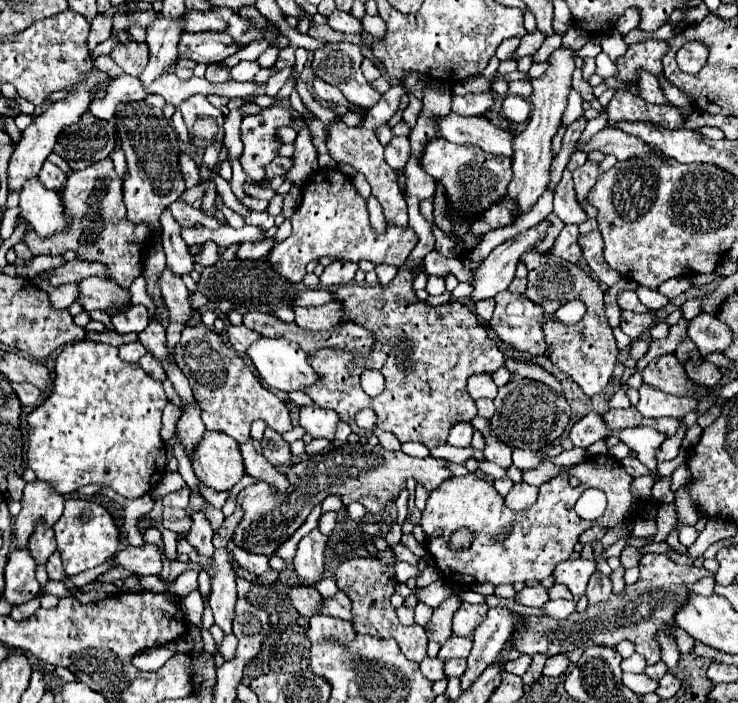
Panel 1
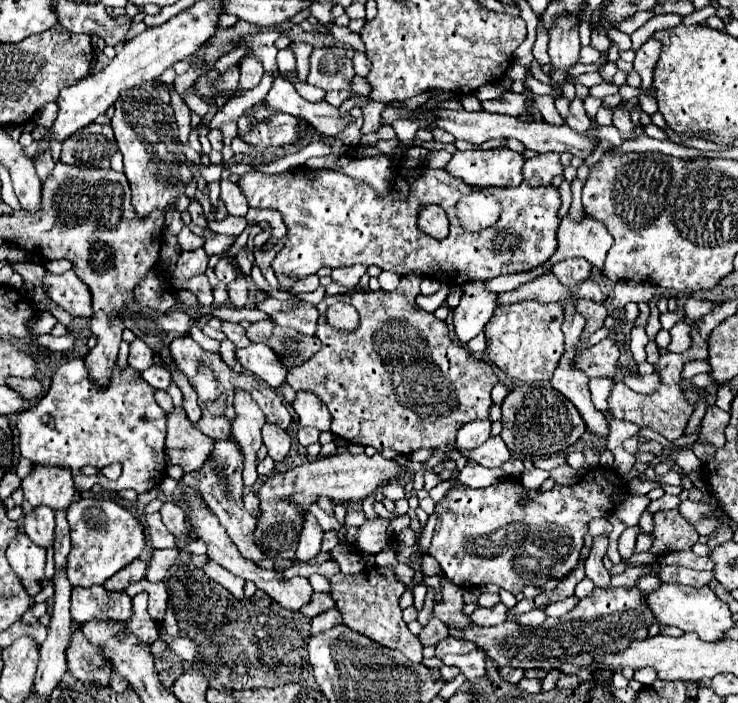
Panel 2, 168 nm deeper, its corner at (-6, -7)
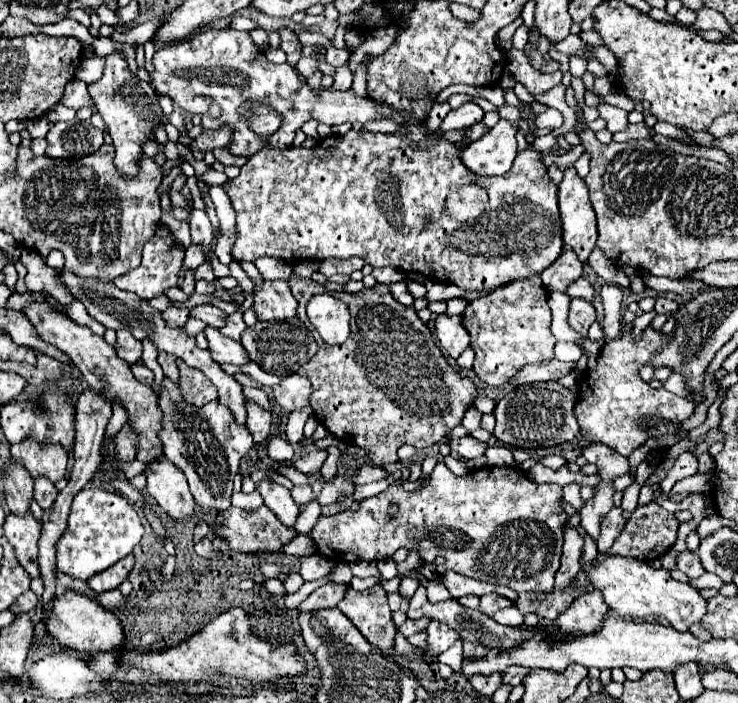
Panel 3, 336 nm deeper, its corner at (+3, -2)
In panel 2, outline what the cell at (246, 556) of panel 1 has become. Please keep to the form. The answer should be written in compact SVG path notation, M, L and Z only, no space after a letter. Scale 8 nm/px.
M217 440L211 462L205 462L199 470L181 476L179 482L181 482L181 486L197 486L199 488L203 500L209 504L209 508L213 510L213 514L219 518L219 522L223 524L223 528L227 530L229 538L235 542L235 546L239 548L239 552L247 560L251 560L251 562L257 564L265 556L261 554L261 550L255 546L255 540L253 540L253 532L255 532L257 520L243 508L241 468L243 468L243 456L239 452L237 442L233 442L233 440Z

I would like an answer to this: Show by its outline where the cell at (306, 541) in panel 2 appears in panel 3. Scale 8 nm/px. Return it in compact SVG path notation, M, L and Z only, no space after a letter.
M262 479L256 483L256 491L262 495L266 507L270 507L270 511L274 511L274 515L288 527L294 527L300 509L294 503L290 491L282 485L278 485L272 479Z

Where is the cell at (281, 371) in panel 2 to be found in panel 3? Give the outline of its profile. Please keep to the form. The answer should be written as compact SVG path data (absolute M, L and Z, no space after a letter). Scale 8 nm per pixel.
M206 327L204 329L206 341L208 341L208 351L212 355L212 359L216 363L232 363L232 365L244 365L250 361L248 353L244 351L242 343L232 341L228 337L224 337L216 327Z

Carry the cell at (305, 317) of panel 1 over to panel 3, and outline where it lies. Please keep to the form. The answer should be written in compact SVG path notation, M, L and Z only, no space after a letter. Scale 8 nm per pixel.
M262 281L254 289L254 313L260 321L292 319L296 315L298 301L292 297L286 281Z

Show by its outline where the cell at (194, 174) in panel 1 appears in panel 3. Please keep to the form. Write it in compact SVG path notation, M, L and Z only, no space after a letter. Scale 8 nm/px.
M192 209L188 223L190 223L190 233L192 233L192 243L204 249L206 263L210 263L210 245L214 241L214 231L212 231L208 215L200 209Z

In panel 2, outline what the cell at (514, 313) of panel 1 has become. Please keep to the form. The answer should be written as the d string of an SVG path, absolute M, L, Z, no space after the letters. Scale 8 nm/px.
M535 300L501 304L485 326L489 360L507 376L521 382L551 380L563 354L563 308L561 304L539 304Z

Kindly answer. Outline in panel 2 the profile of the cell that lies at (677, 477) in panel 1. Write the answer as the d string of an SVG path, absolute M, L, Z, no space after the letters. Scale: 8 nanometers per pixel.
M683 450L677 454L677 466L685 472L685 476L689 476L691 472L697 472L701 468L701 460L691 450Z

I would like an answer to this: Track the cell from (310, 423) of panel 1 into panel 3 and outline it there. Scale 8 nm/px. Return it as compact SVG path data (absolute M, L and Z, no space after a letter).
M288 375L272 391L274 391L274 399L282 405L282 409L286 409L290 413L290 411L302 409L310 403L312 385L310 385L310 381L306 381L300 375Z

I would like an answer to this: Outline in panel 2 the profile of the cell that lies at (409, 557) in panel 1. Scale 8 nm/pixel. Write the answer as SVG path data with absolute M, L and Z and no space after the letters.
M371 566L359 574L335 574L331 578L331 596L343 616L343 624L387 648L399 650L411 662L423 662L423 646L419 636L411 634L401 618L399 598L405 592L405 584L387 566Z

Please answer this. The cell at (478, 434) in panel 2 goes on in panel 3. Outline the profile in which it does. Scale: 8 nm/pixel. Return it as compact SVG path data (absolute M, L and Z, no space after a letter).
M470 409L466 415L464 415L464 419L462 419L462 425L468 429L468 431L474 431L474 429L478 429L480 427L480 419L482 419L482 413L478 411L478 409Z

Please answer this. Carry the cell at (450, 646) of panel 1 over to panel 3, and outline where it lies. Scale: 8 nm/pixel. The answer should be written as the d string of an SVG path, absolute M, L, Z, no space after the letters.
M430 621L428 625L428 655L436 657L440 655L442 651L446 651L454 641L458 639L458 633L454 629L450 629L448 625L444 623L438 623L438 621Z

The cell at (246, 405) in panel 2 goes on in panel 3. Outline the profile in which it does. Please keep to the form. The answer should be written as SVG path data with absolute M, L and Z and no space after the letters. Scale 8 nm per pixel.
M56 269L58 275L62 275L62 283L66 283L66 289L74 295L74 299L82 301L86 311L98 321L102 323L106 329L128 329L136 339L152 339L152 343L156 343L158 351L166 351L166 353L172 353L176 355L178 359L182 359L186 365L190 367L196 367L200 369L218 389L218 401L228 405L236 417L238 423L246 423L246 405L244 405L244 395L242 395L242 385L232 377L232 375L226 375L218 363L212 361L210 353L208 351L200 351L196 347L196 341L186 337L182 329L170 329L164 325L164 319L160 315L160 311L152 309L148 305L148 301L144 299L138 299L138 295L130 295L126 291L120 291L118 287L114 287L114 283L110 281L100 281L100 279L82 279L78 275L74 275L72 271L66 271L66 269Z

